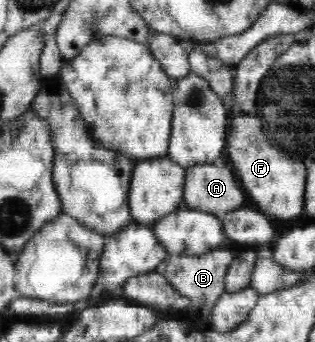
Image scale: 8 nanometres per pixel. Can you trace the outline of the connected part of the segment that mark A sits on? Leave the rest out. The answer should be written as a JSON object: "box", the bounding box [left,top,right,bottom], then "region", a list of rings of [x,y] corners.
{"box":[183,155,246,215],"region":[[[223,155],[213,163],[203,163],[186,168],[183,207],[203,210],[205,213],[223,215],[241,207],[245,203],[246,192],[235,177],[227,158]]]}

